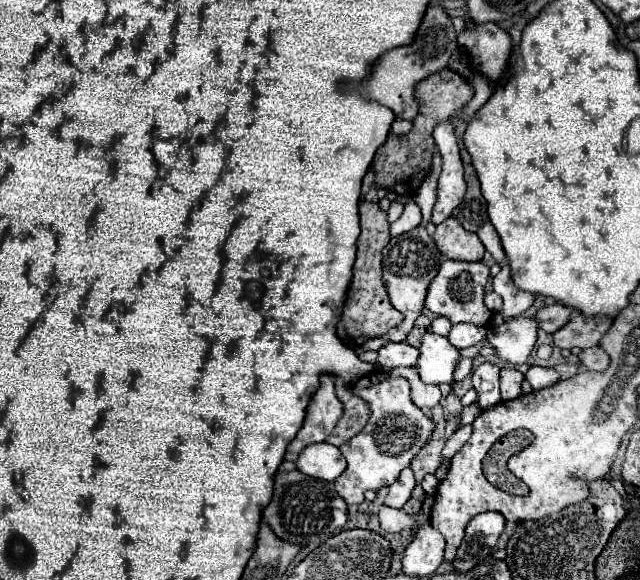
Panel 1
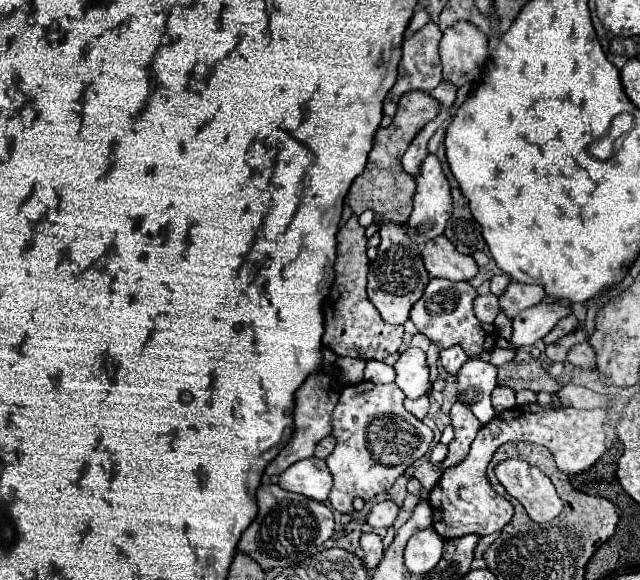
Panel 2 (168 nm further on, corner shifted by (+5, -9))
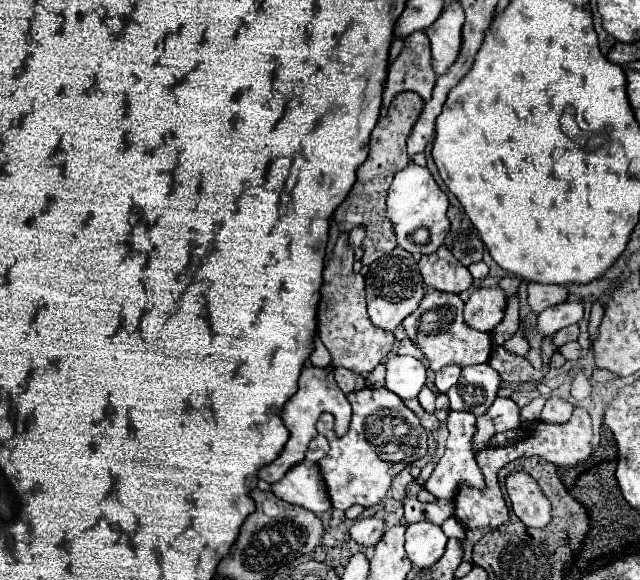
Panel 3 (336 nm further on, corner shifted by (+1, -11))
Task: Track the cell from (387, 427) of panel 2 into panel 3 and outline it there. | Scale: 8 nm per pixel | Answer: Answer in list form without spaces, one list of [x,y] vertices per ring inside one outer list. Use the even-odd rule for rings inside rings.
[[[387,388],[349,392],[347,400],[353,406],[353,418],[349,432],[343,438],[333,434],[333,416],[329,412],[321,414],[317,422],[317,432],[323,434],[331,446],[329,454],[319,460],[317,466],[325,480],[329,500],[337,510],[347,510],[353,504],[361,504],[363,508],[379,504],[385,498],[393,476],[427,452],[427,432],[419,418]]]

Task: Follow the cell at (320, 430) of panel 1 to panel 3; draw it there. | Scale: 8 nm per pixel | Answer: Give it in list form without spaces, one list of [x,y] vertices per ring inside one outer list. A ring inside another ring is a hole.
[[[305,366],[303,372],[301,372],[301,378],[299,378],[299,390],[297,390],[297,394],[283,406],[283,412],[281,412],[283,424],[287,426],[287,430],[289,430],[291,436],[289,436],[283,452],[271,464],[265,464],[263,468],[259,468],[259,472],[257,472],[259,480],[265,480],[265,482],[273,484],[273,482],[281,480],[291,466],[295,466],[295,464],[285,464],[285,462],[299,462],[299,460],[305,458],[307,444],[317,434],[315,422],[319,420],[321,412],[331,412],[333,414],[335,418],[334,430],[337,437],[342,437],[346,434],[351,421],[352,409],[351,404],[345,398],[345,394],[337,388],[337,384],[333,380],[333,368],[331,366],[325,366],[325,368]]]

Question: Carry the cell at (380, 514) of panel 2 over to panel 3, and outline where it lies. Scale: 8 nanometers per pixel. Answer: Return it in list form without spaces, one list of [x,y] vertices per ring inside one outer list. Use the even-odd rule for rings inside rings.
[[[365,518],[365,520],[355,520],[353,526],[349,528],[349,536],[363,548],[375,546],[381,536],[383,536],[383,520],[379,518]]]

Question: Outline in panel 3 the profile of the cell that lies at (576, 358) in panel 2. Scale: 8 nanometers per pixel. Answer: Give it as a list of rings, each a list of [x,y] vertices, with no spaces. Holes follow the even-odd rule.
[[[569,342],[569,344],[563,344],[559,352],[565,356],[565,360],[577,360],[581,356],[581,346],[579,342]]]

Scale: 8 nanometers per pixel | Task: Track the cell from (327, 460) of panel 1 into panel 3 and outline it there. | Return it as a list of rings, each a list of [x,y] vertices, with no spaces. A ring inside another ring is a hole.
[[[309,460],[295,464],[295,468],[291,468],[291,472],[283,476],[283,480],[271,486],[271,492],[279,496],[279,500],[309,508],[315,514],[331,510],[331,500],[327,496],[319,466]]]

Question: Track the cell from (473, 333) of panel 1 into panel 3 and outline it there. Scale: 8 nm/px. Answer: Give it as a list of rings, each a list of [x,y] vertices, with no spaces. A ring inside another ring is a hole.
[[[455,364],[439,370],[437,376],[435,376],[435,390],[437,390],[437,394],[447,394],[447,390],[457,382],[459,374],[461,374],[461,368],[455,366]]]

